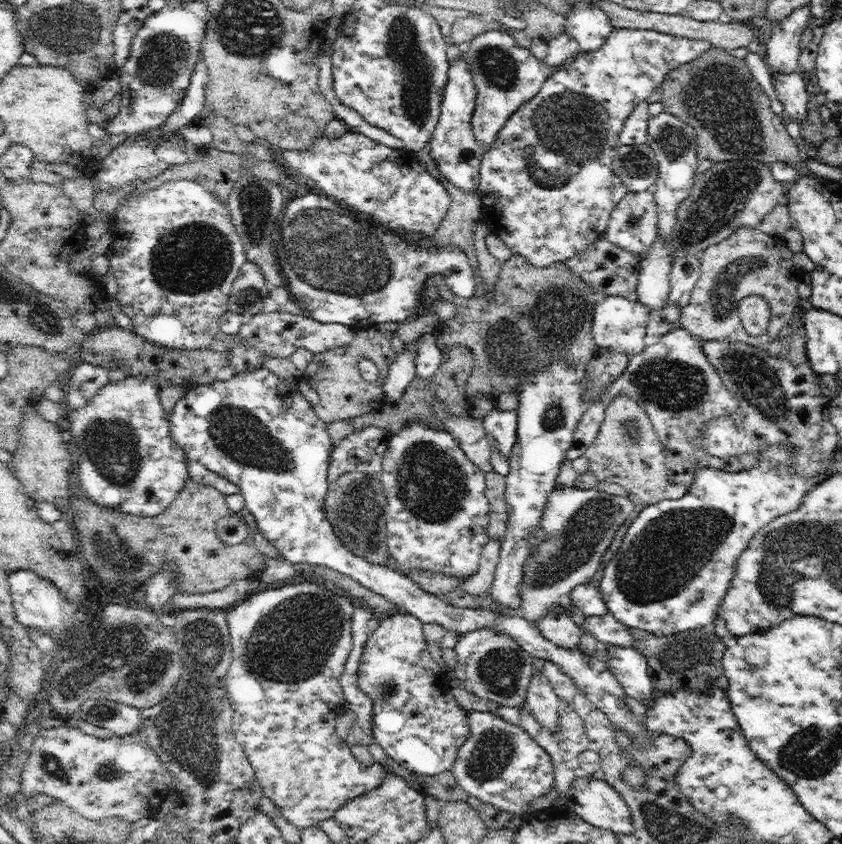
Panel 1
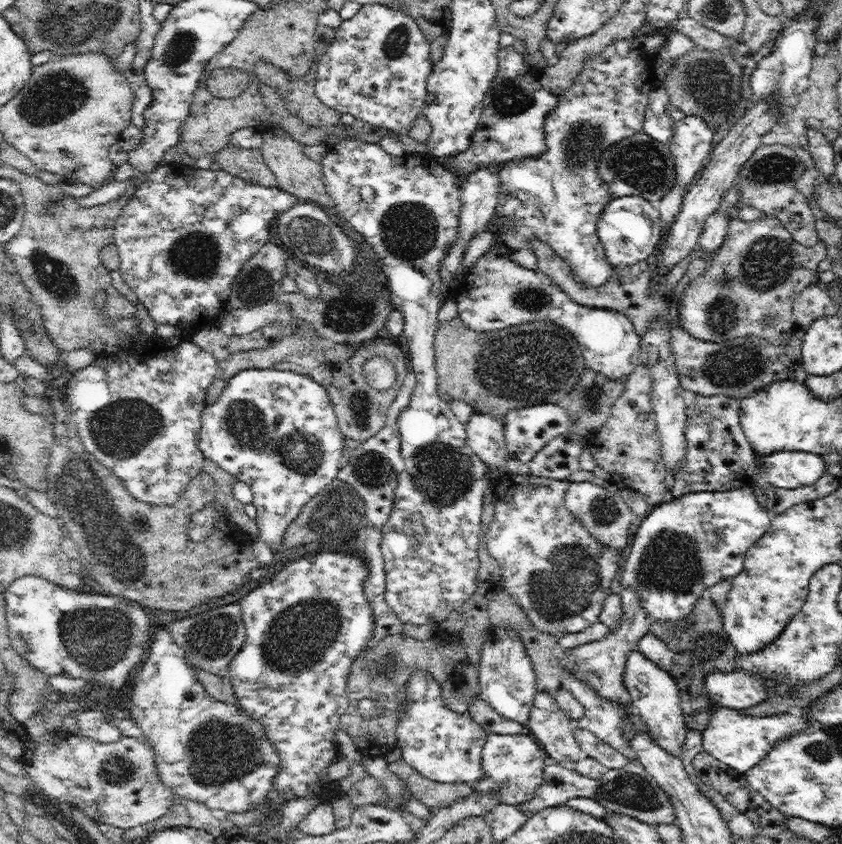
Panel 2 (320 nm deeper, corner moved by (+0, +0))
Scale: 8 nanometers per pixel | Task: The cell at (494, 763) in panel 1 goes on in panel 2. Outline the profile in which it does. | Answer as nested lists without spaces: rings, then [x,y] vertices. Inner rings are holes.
[[[522,732],[513,735],[488,733],[482,750],[484,775],[473,783],[473,791],[494,793],[500,802],[520,806],[524,801],[529,801],[542,784],[548,761],[545,749]]]

